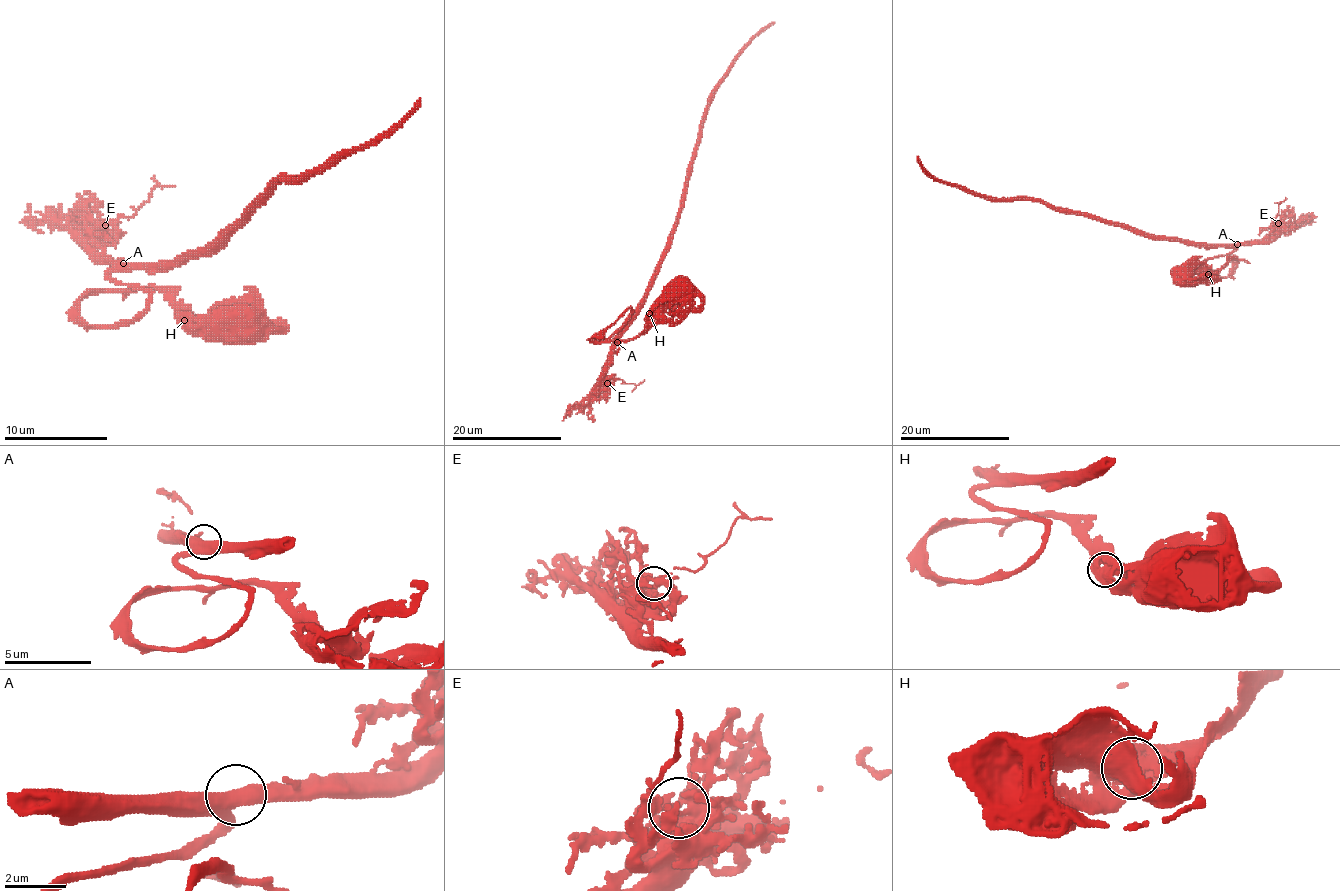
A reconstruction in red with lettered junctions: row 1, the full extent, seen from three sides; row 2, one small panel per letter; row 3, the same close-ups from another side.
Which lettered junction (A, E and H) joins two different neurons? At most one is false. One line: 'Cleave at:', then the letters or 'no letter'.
Cleave at: no letter

